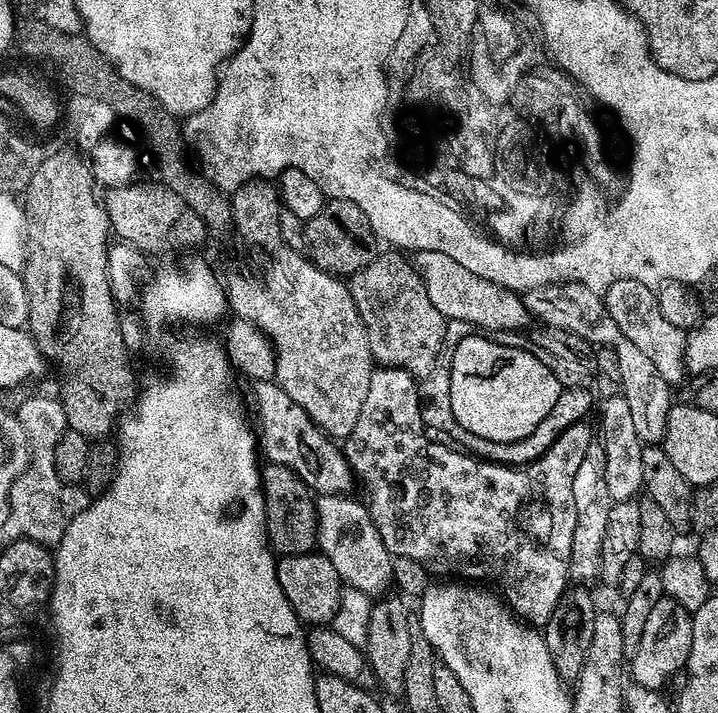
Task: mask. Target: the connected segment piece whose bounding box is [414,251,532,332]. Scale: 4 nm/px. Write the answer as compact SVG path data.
M441 251L415 253L414 267L423 279L430 302L447 321L472 322L484 332L491 332L494 329L521 331L527 329L526 326L532 322L531 312L517 293L471 273L466 266L459 265L454 258L447 257Z

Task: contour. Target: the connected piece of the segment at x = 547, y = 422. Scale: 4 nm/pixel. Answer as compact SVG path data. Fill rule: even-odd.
M437 366L434 370L430 370L430 374L419 377L416 393L420 403L420 416L427 420L429 425L439 422L441 434L449 436L449 438L444 438L479 459L489 460L492 464L509 466L533 464L539 456L545 456L550 450L550 446L554 446L554 442L558 442L558 438L566 430L570 430L570 426L587 421L589 419L588 411L591 408L593 411L594 408L592 388L561 388L558 402L554 402L550 414L546 414L546 418L542 418L542 422L538 422L537 428L531 434L526 434L526 438L522 438L518 442L490 442L486 438L478 438L478 434L470 434L470 430L458 426L458 418L454 418L450 406L450 367Z

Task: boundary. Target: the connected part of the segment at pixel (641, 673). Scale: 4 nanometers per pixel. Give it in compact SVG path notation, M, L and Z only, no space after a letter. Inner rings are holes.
M666 595L658 598L647 616L646 626L643 627L641 641L636 651L630 656L631 683L647 688L663 689L663 684L683 669L688 662L690 642L692 641L692 613L684 609Z

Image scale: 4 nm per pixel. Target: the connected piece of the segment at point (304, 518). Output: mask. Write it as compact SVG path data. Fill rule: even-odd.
M265 463L260 474L260 483L264 489L264 514L269 548L277 557L313 551L317 542L316 501L312 489L281 464Z

